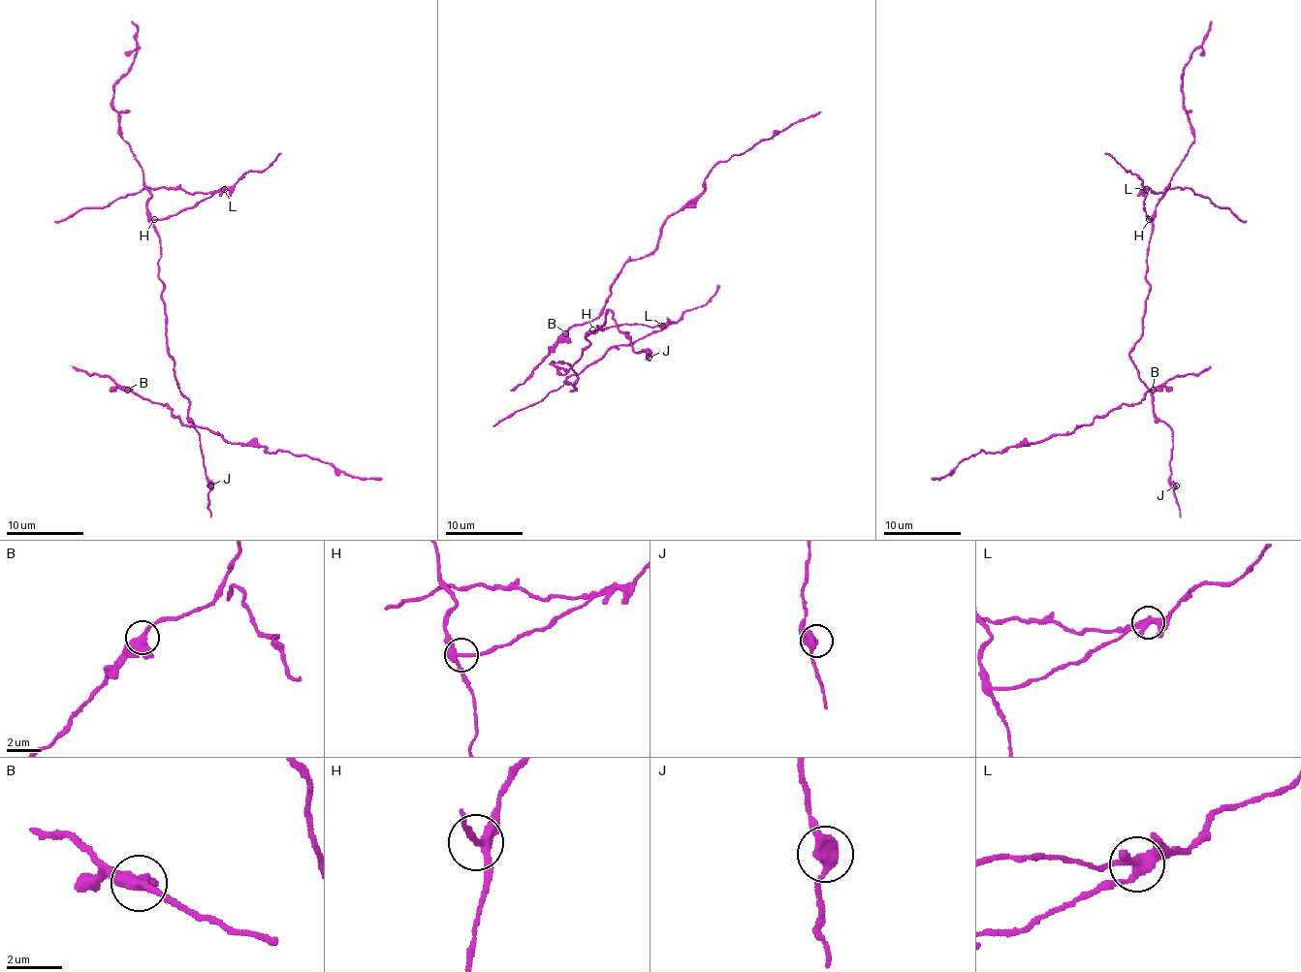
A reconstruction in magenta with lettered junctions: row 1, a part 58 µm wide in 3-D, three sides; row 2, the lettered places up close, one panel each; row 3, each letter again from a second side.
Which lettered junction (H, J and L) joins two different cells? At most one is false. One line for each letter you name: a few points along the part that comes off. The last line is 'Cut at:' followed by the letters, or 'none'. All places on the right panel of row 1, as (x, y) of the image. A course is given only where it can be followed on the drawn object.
Cut at: L

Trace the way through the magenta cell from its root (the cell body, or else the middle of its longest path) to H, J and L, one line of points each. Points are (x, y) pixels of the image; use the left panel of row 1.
H: (168, 339), (162, 298), (164, 281), (158, 275), (160, 236), (152, 223), (154, 219)
J: (168, 339), (175, 382), (189, 400), (189, 418), (199, 433), (203, 466), (210, 486)
L: (168, 339), (162, 298), (164, 281), (158, 275), (160, 236), (152, 221), (168, 219), (195, 207), (223, 188)

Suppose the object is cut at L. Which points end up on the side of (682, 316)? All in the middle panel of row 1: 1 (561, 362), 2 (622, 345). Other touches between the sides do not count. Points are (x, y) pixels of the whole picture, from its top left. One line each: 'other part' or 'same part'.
1: same part
2: other part

